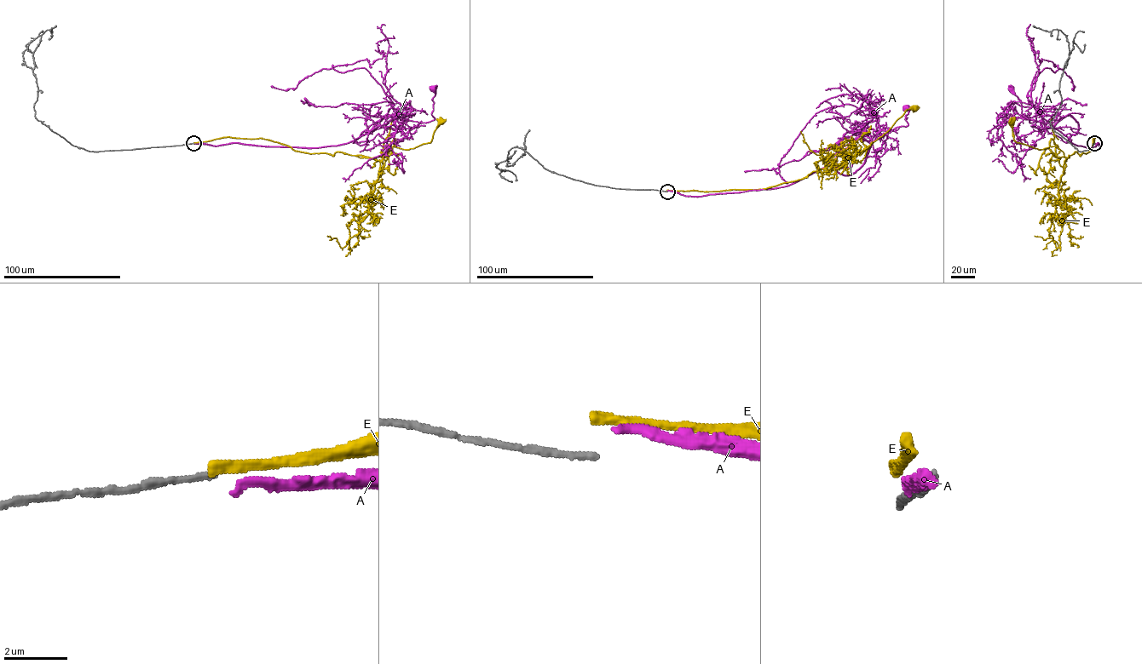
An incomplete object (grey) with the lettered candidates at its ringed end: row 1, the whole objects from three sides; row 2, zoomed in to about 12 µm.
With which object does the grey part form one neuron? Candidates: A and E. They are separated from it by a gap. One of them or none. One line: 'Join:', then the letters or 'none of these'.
Join: none of these

